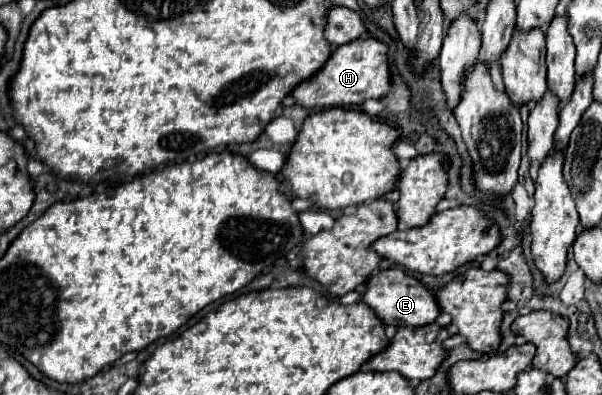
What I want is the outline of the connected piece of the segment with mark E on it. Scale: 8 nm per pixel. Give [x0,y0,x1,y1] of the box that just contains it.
[363,268,441,328]

